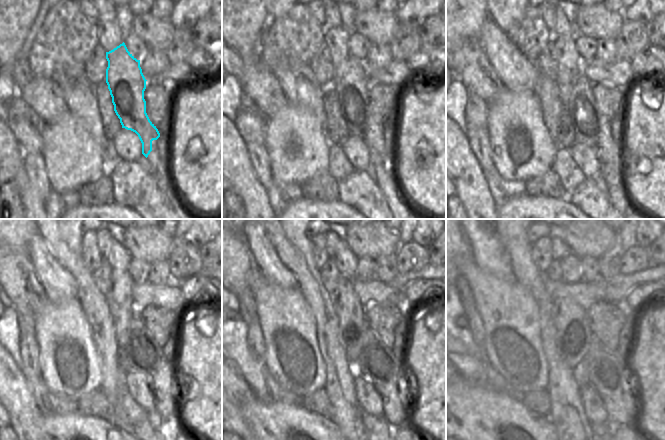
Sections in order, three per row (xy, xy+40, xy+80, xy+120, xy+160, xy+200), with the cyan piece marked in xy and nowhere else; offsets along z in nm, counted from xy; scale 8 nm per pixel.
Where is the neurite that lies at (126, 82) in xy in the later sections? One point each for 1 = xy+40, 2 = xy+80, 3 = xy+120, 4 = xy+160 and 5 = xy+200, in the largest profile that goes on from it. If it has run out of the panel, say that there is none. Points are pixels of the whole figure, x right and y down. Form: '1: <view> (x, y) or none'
1: xy+40 (350, 83)
2: xy+80 (590, 126)
3: xy+120 (144, 355)
4: xy+160 (379, 365)
5: xy+200 (619, 392)

